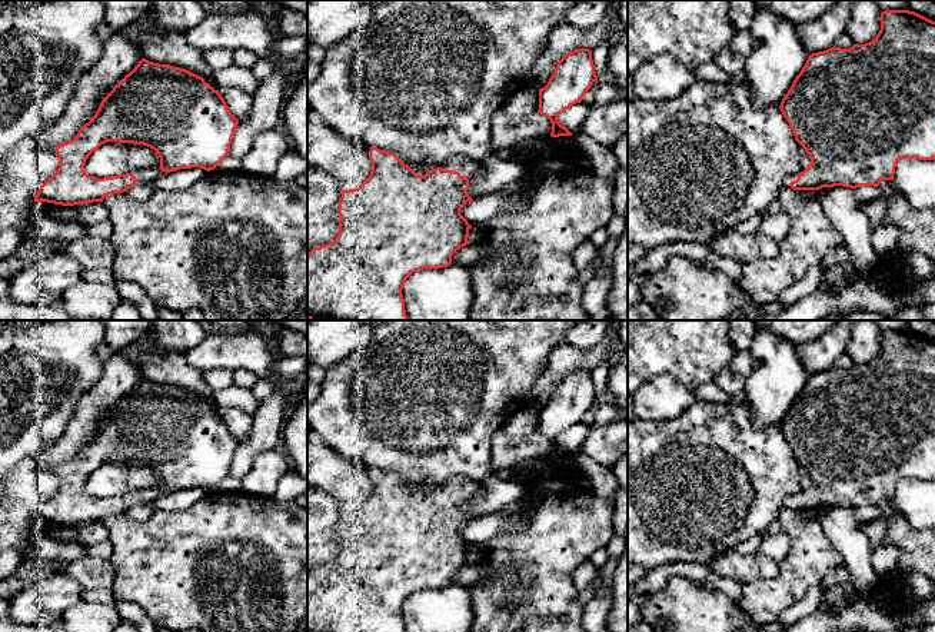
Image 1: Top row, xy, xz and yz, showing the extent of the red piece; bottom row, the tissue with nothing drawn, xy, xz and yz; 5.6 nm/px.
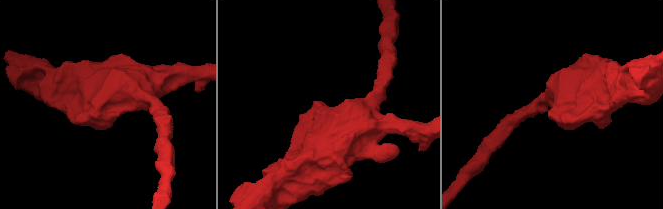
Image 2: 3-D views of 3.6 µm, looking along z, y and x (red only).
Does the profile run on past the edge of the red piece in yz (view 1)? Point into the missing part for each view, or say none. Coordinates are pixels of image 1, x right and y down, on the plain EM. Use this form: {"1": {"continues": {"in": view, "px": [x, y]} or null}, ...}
{"1": {"continues": {"in": "yz", "px": [789, 498]}}}

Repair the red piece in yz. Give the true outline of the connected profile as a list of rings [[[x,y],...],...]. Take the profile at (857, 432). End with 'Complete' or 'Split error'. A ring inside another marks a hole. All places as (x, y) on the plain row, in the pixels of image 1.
[[[885,330],[881,333],[881,350],[876,357],[865,365],[854,365],[849,369],[831,367],[809,375],[801,393],[795,398],[791,409],[779,426],[783,438],[795,456],[795,460],[806,470],[811,485],[801,493],[788,495],[783,506],[793,510],[819,510],[822,508],[844,506],[856,509],[861,506],[878,508],[882,500],[894,500],[895,488],[902,479],[934,480],[935,479],[935,342],[909,330]]]. Split error

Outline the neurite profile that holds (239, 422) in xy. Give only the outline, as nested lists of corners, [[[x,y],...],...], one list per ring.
[[[234,408],[217,409],[224,419],[230,433],[239,440],[244,440],[252,429],[253,416]]]

